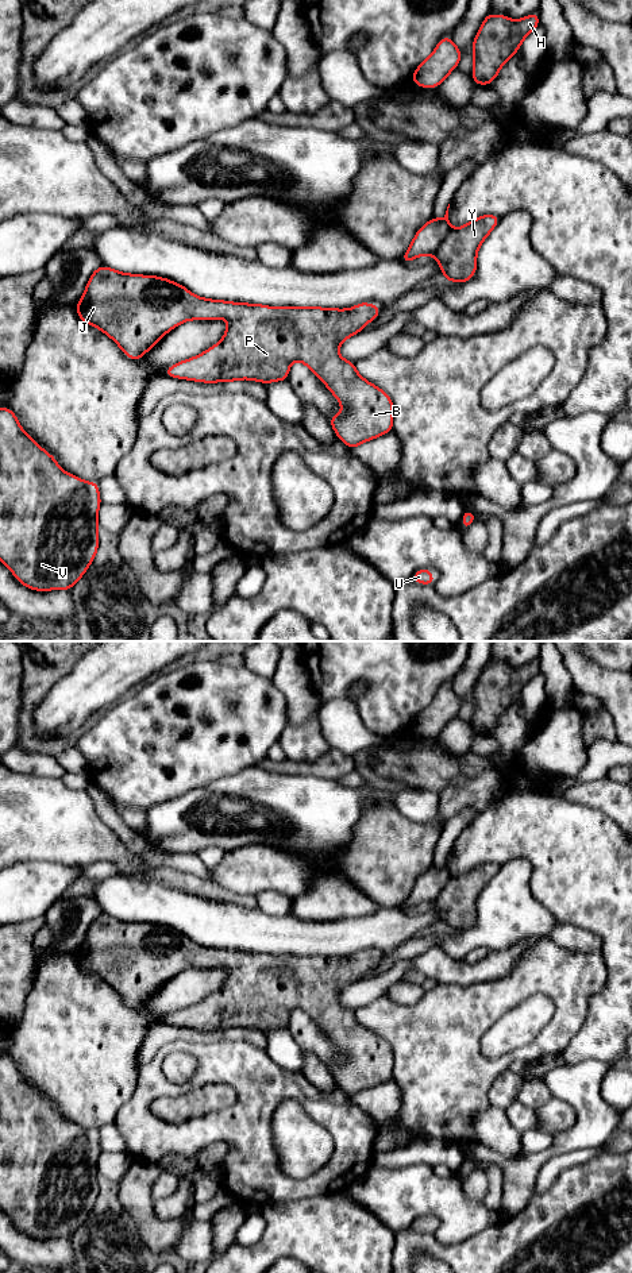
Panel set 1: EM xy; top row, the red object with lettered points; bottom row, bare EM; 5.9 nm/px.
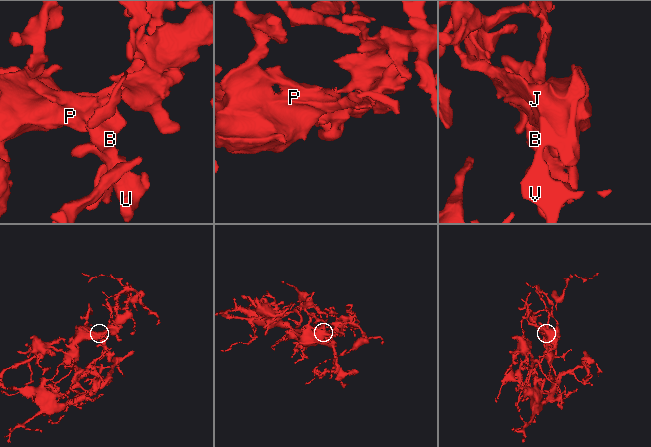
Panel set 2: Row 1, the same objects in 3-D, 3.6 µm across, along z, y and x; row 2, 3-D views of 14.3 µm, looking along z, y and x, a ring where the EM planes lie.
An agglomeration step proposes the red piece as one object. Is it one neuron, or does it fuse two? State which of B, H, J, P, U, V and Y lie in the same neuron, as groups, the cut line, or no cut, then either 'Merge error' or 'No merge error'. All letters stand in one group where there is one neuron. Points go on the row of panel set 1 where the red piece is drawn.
Groups: B H J P U V Y. No split. No merge error

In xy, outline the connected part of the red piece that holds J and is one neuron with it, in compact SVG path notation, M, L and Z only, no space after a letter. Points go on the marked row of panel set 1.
M100 266L92 273L85 293L77 302L76 309L82 323L90 324L107 333L123 350L127 358L132 360L140 359L162 336L184 321L226 319L228 321L228 328L224 332L224 337L217 344L209 347L194 358L185 359L165 369L162 374L207 383L234 382L238 379L253 379L262 383L270 383L275 381L288 381L290 364L294 360L300 360L319 377L319 379L336 397L338 402L342 404L342 413L331 416L328 421L336 436L348 448L357 448L359 444L386 435L393 429L393 401L389 394L362 378L357 371L355 363L343 359L338 352L338 347L346 339L362 332L367 323L379 316L382 308L373 306L371 302L361 302L350 309L334 309L317 306L274 308L259 304L208 300L194 296L185 286L167 278L127 274L107 266Z

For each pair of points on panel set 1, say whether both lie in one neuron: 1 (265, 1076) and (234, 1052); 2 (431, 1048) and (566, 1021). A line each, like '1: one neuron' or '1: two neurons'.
1: one neuron
2: one neuron

